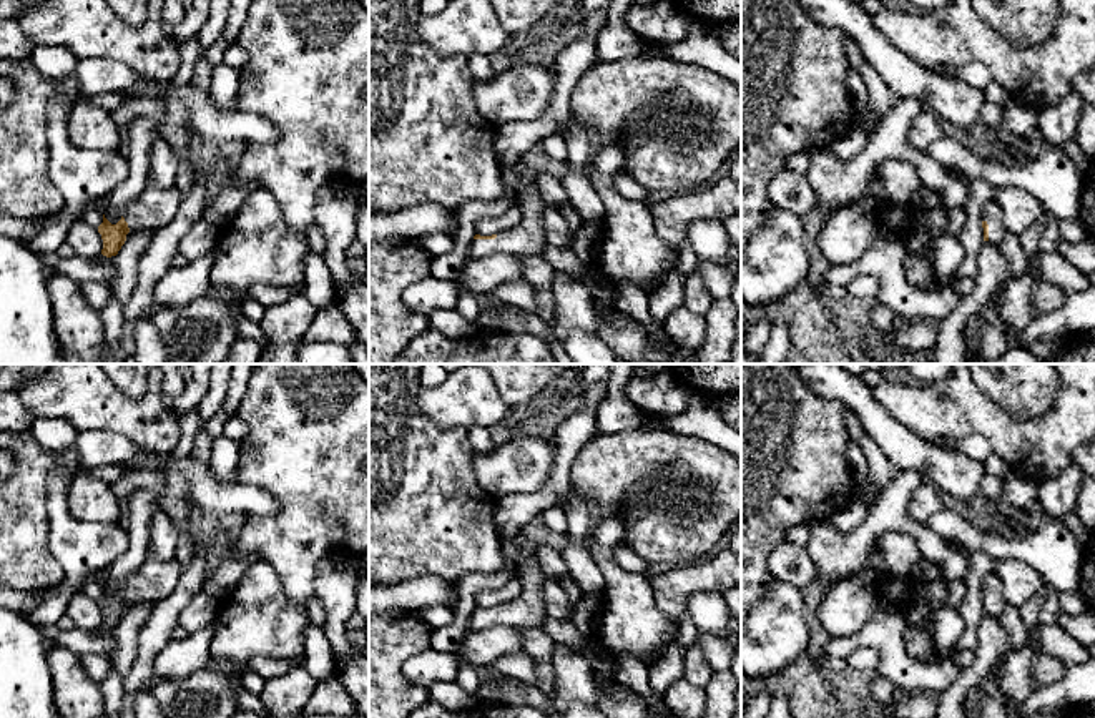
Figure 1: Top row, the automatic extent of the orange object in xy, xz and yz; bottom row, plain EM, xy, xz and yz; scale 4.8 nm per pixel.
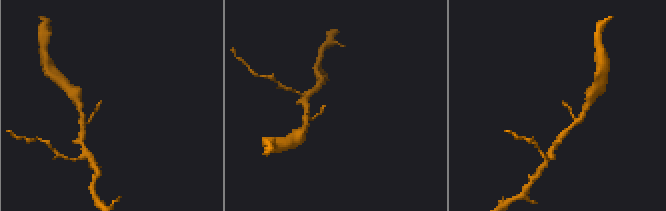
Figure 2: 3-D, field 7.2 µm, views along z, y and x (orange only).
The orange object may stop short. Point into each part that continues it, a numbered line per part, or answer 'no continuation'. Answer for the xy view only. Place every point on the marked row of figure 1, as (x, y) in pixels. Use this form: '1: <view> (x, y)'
1: xy (155, 208)

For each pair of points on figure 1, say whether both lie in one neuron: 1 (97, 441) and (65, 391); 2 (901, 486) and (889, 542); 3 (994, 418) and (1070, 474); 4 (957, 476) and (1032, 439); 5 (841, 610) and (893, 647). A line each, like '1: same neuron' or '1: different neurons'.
1: different neurons
2: different neurons
3: different neurons
4: different neurons
5: different neurons

